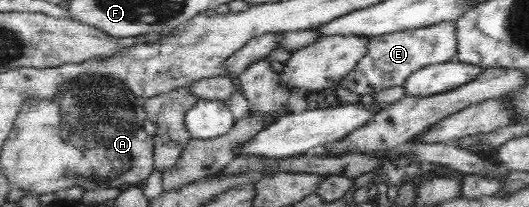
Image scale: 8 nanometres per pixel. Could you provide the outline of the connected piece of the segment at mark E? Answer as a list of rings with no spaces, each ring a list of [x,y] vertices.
[[[441,21],[431,26],[373,37],[366,44],[365,54],[358,60],[357,66],[344,76],[340,86],[349,89],[353,94],[374,96],[385,88],[403,86],[408,76],[416,70],[455,60],[456,32],[454,28],[454,22]]]

